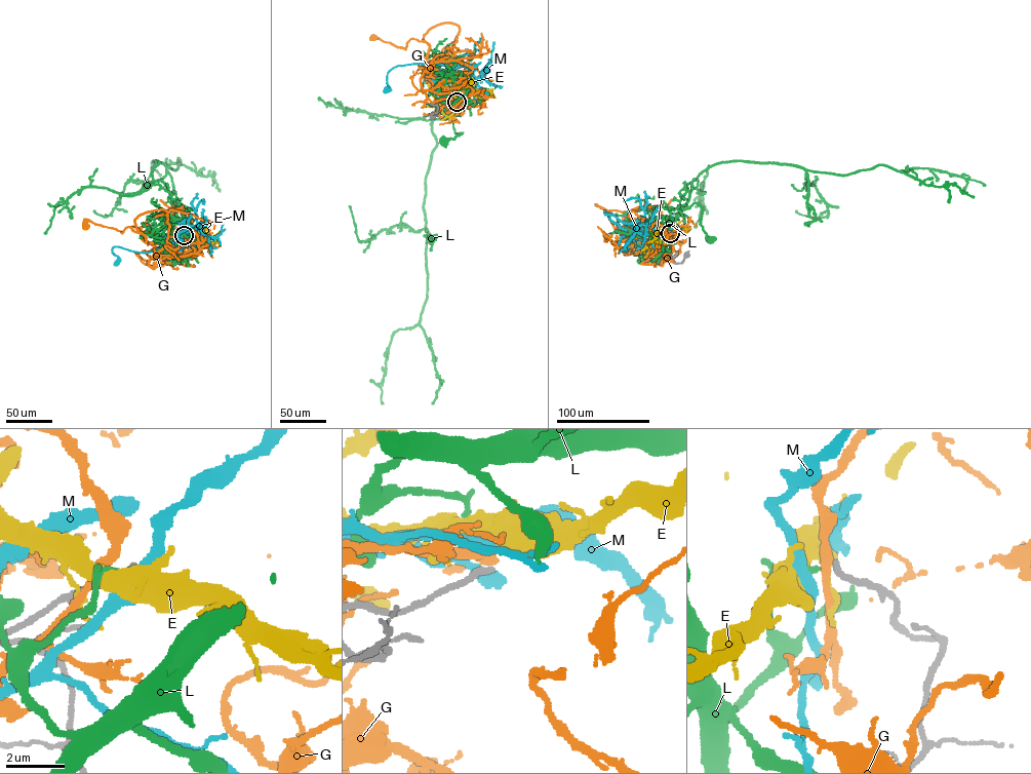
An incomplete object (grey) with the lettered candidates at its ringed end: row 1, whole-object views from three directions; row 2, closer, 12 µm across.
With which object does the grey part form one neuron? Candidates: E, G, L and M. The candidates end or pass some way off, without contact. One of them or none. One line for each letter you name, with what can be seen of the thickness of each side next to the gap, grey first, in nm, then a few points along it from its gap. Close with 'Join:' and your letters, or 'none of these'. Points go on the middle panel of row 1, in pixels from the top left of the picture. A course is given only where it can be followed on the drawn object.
Join: none of these

